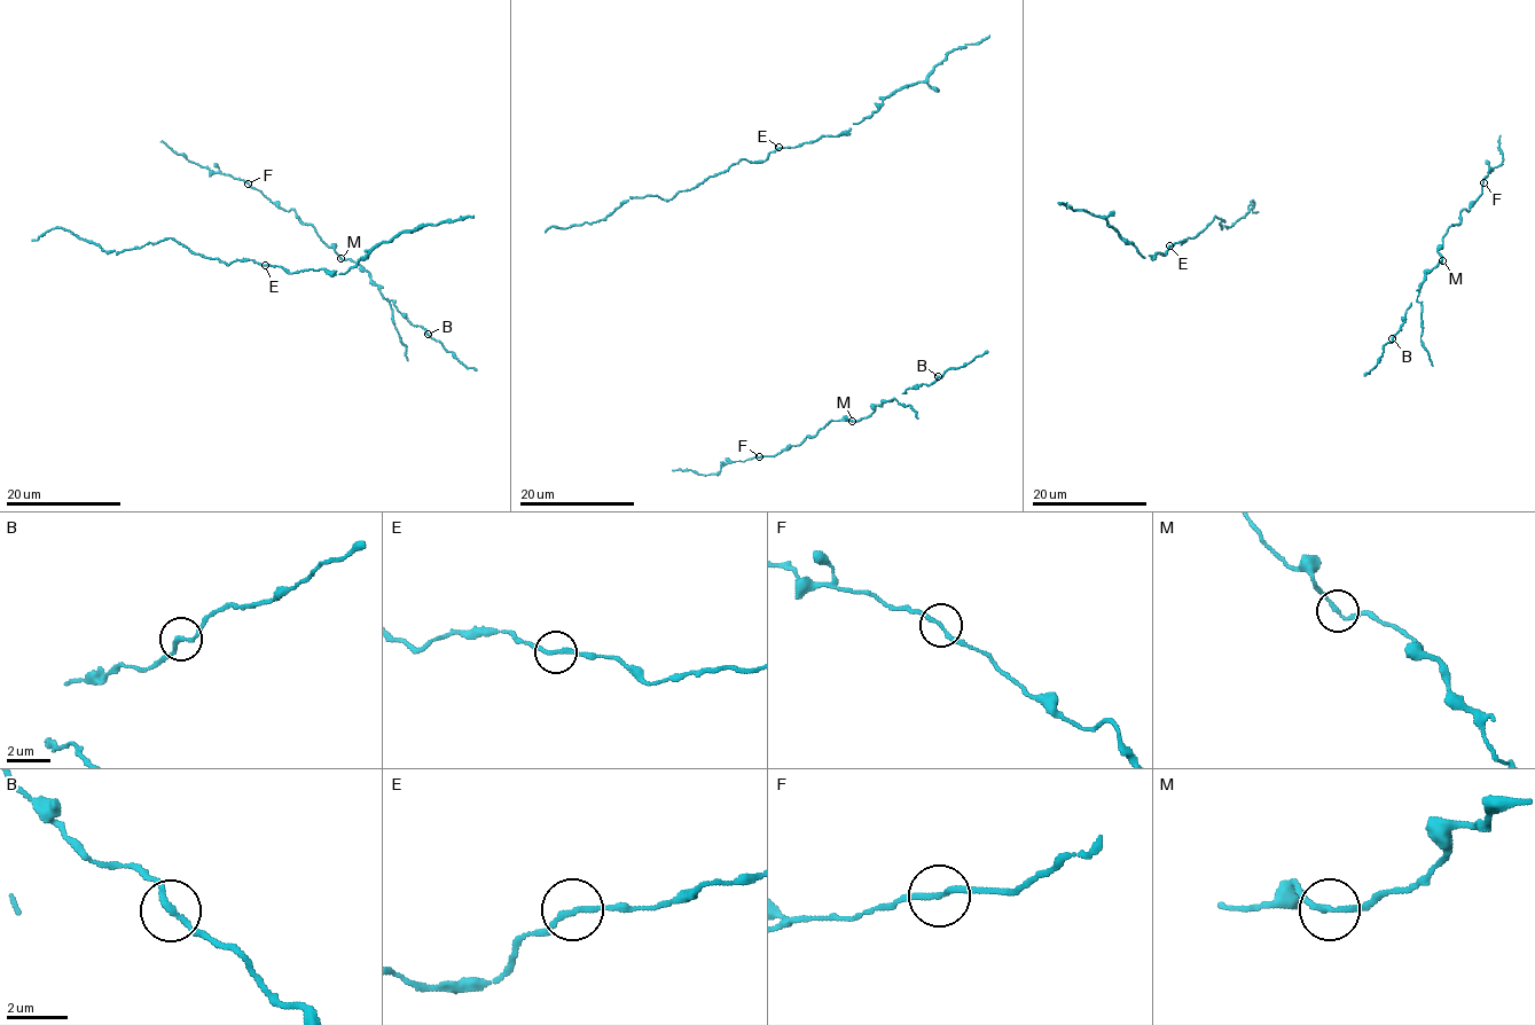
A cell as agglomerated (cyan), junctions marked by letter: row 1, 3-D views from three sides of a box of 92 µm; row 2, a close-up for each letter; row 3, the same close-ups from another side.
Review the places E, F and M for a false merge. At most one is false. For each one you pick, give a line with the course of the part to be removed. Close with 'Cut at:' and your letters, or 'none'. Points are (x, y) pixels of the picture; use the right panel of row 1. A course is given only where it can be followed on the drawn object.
Cut at: none

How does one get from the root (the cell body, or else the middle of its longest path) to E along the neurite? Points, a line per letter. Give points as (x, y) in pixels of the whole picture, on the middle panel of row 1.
E: (761, 163), (778, 147)

